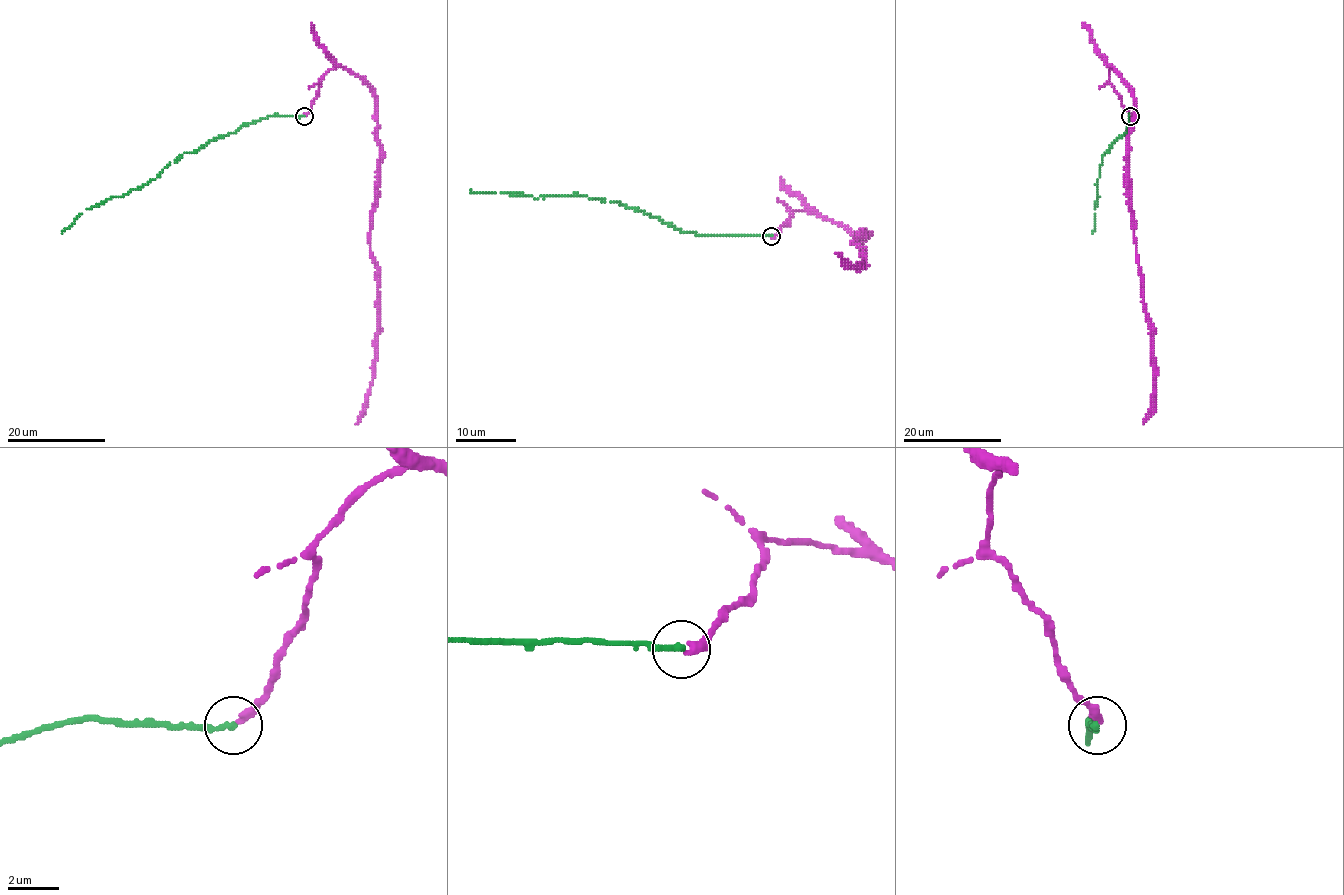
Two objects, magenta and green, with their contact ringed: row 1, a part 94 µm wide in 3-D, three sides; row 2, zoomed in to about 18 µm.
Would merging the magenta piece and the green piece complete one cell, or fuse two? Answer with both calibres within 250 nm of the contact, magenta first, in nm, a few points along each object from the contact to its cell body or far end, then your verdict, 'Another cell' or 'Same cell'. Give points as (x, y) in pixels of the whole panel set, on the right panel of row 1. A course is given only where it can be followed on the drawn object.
Thickness 320 nm (magenta) against 280 nm. Course of magenta: (1131, 115), (1108, 81), (1112, 67), (1135, 99), (1129, 207), (1154, 389), (1144, 423). Course of green: (1129, 116), (1126, 132), (1102, 155), (1093, 232). Same cell

